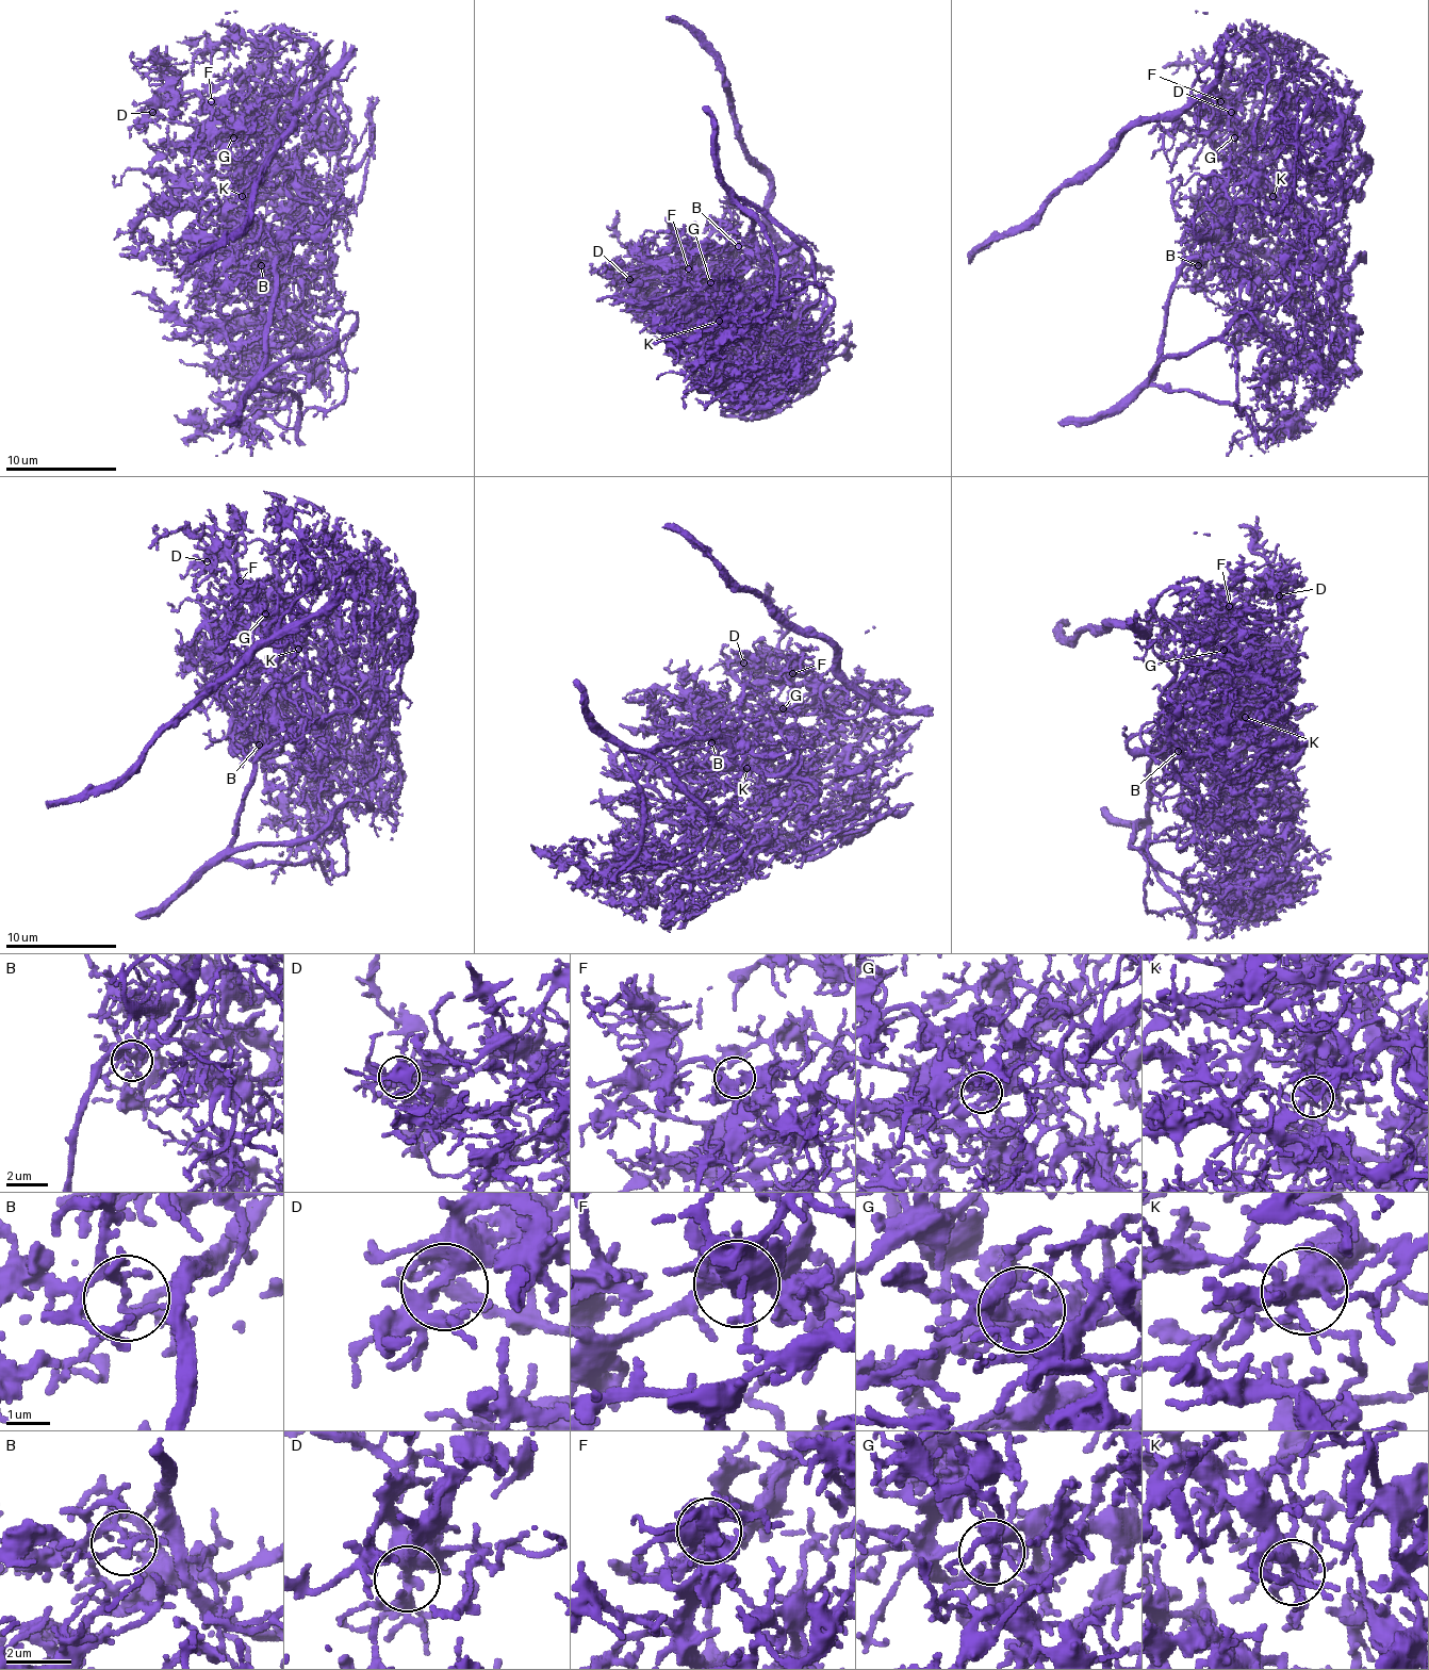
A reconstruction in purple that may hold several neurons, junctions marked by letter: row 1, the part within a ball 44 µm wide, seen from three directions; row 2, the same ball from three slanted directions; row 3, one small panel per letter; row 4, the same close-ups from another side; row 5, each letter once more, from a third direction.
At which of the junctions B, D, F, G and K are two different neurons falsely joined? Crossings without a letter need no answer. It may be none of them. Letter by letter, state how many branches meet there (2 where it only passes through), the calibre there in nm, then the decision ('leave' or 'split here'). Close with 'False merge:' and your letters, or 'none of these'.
B: branches 4; calibre 160 nm; leave
D: branches 4; calibre 320 nm; leave
F: branches 4; calibre 380 nm; leave
G: branches 4; calibre 220 nm; leave
K: branches 9; calibre 440 nm; leave
False merge: none of these

